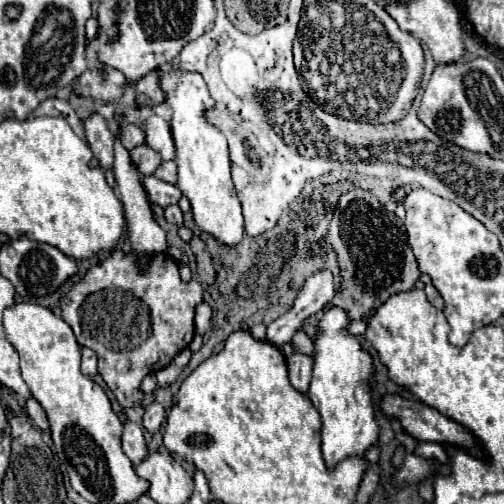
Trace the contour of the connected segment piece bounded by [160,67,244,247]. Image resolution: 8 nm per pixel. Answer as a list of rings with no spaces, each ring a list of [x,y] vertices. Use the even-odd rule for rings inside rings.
[[[162,67],[160,89],[166,93],[164,103],[172,109],[170,127],[176,145],[178,187],[190,199],[196,225],[212,233],[218,241],[234,247],[244,237],[244,217],[230,177],[228,141],[216,125],[206,121],[206,111],[214,107],[208,85],[196,71],[186,71],[182,67]]]

